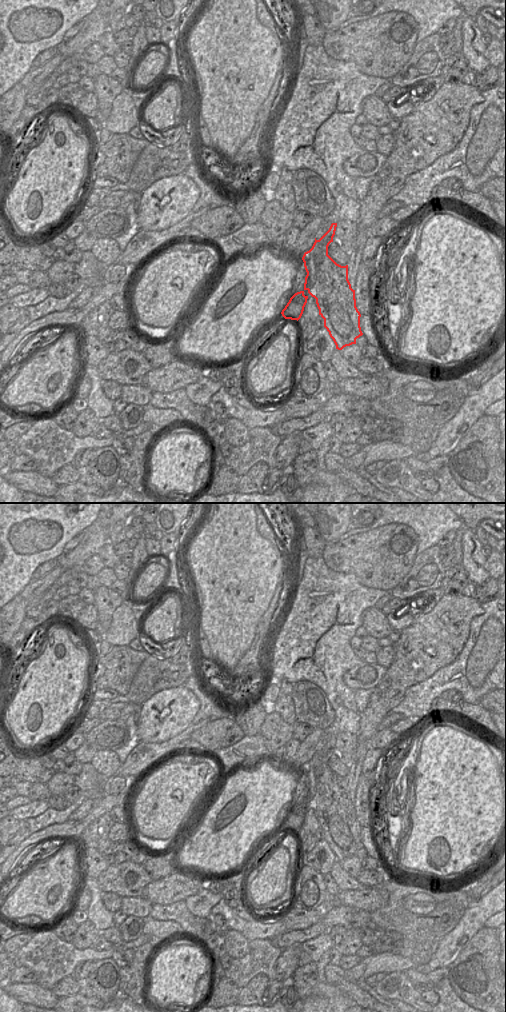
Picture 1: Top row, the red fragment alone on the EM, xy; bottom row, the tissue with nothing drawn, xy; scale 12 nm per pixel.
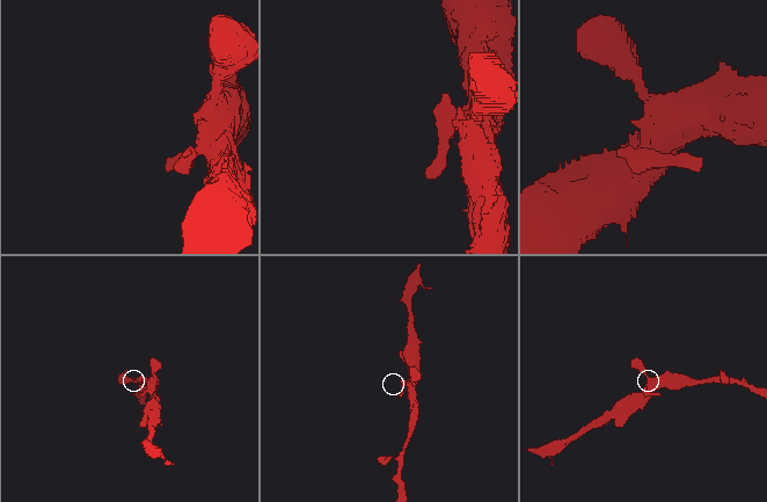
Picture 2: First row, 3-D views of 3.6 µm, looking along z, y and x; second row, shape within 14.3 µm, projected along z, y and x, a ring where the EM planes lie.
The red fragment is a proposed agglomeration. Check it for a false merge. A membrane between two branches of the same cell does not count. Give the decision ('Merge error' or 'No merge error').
No merge error.

